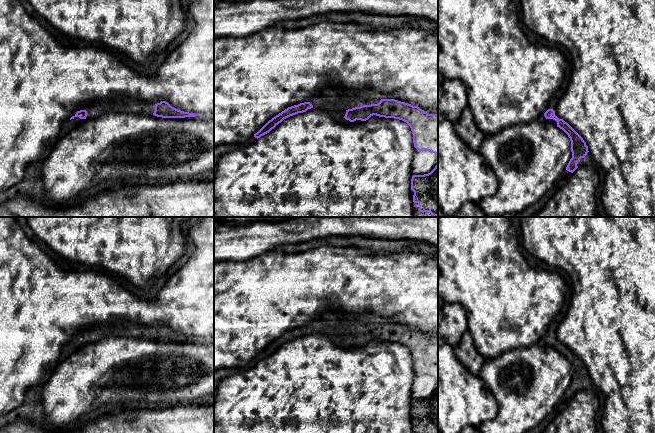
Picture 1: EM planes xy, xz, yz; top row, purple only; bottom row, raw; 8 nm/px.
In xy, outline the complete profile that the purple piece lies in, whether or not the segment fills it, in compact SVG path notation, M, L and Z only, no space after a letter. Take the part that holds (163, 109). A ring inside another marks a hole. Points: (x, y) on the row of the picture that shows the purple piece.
M129 97L117 99L100 99L83 105L71 118L75 123L83 123L86 120L106 115L111 112L127 112L157 116L162 118L185 118L201 116L195 113L184 112L172 107L163 99L145 101Z

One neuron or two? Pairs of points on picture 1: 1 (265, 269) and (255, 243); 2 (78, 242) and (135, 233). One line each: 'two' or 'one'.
1: two
2: one

